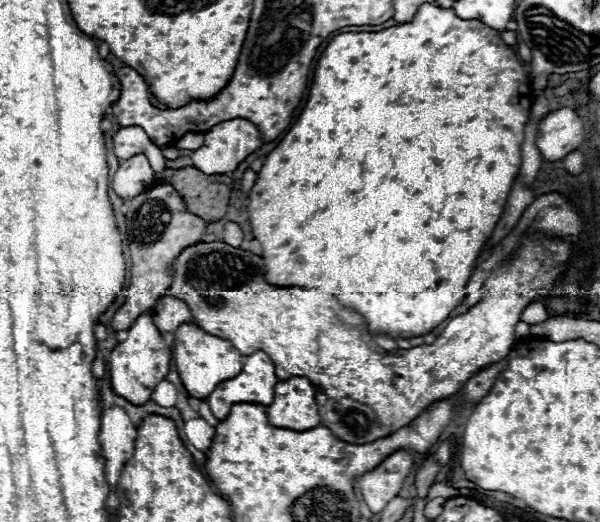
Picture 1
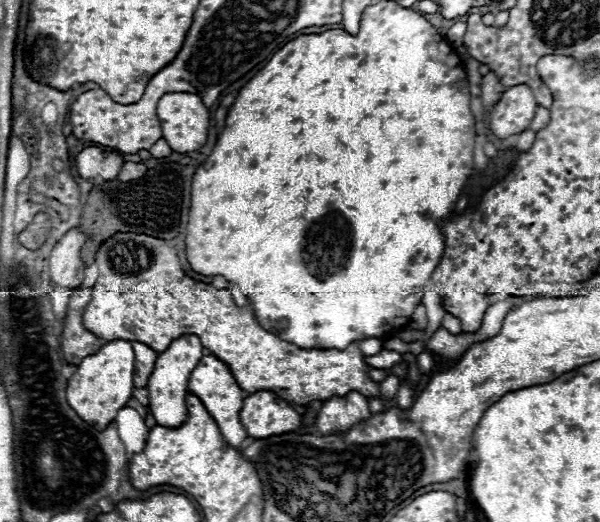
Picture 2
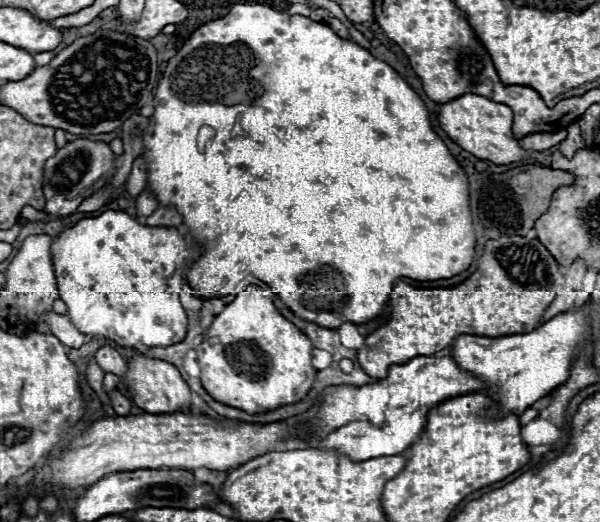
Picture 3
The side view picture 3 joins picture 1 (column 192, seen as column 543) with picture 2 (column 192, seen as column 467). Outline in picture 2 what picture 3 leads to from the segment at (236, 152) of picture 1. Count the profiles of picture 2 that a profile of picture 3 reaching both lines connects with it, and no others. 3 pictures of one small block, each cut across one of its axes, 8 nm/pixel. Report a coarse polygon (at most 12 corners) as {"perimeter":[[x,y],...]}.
{"perimeter":[[168,92],[156,114],[172,150],[206,142],[210,114],[200,96]]}

